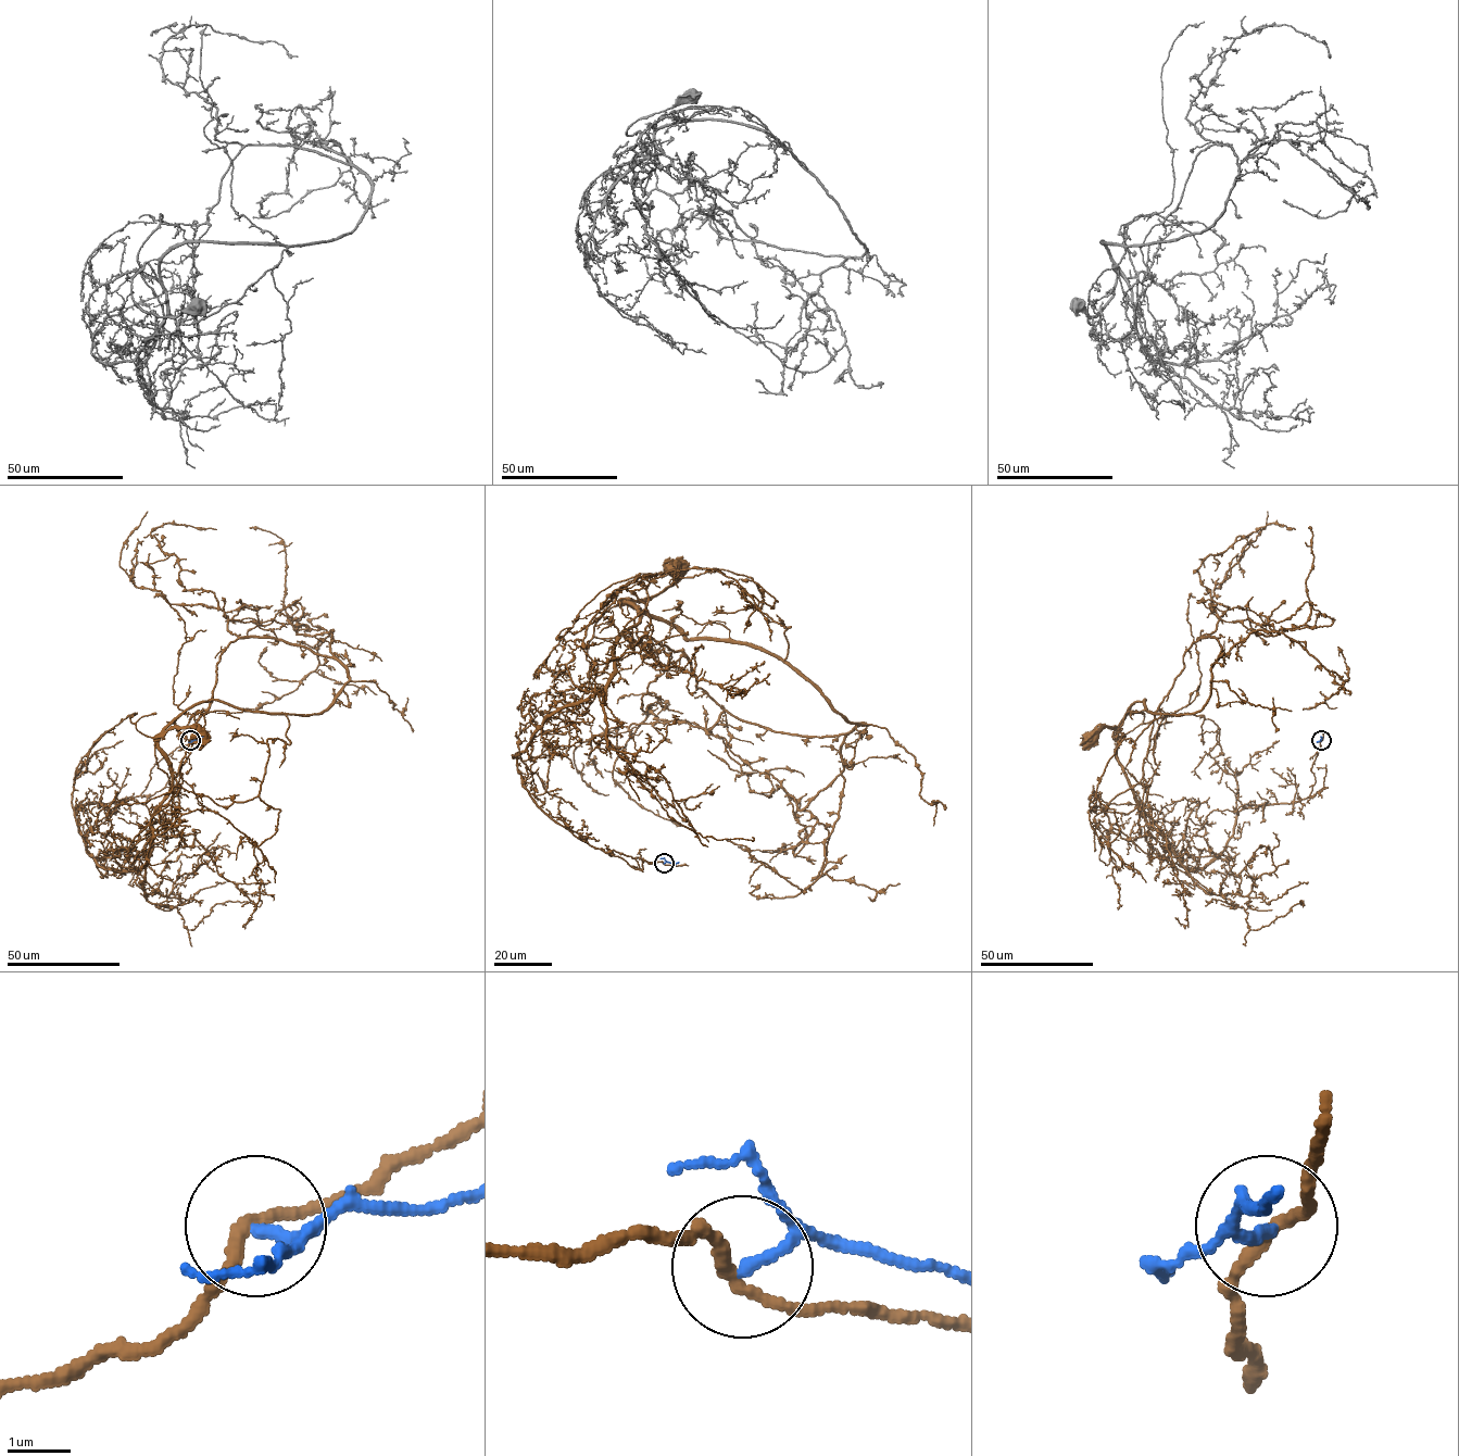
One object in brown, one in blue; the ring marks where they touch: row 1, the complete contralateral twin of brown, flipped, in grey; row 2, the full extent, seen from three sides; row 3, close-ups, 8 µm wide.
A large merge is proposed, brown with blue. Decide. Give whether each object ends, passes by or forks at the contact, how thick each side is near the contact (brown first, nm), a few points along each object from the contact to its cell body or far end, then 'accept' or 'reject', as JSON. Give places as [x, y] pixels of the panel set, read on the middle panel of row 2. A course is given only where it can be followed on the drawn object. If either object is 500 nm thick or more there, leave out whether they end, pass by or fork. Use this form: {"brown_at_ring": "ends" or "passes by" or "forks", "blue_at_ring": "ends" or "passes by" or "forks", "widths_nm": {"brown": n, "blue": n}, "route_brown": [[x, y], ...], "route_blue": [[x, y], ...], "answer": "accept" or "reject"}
{"brown_at_ring": "passes by", "blue_at_ring": "passes by", "widths_nm": {"brown": 200, "blue": 140}, "route_brown": [[663, 863], [579, 840], [538, 805], [512, 756], [527, 723], [574, 726], [595, 695], [593, 625], [677, 570]], "route_blue": [[664, 863], [679, 862]], "answer": "reject"}

